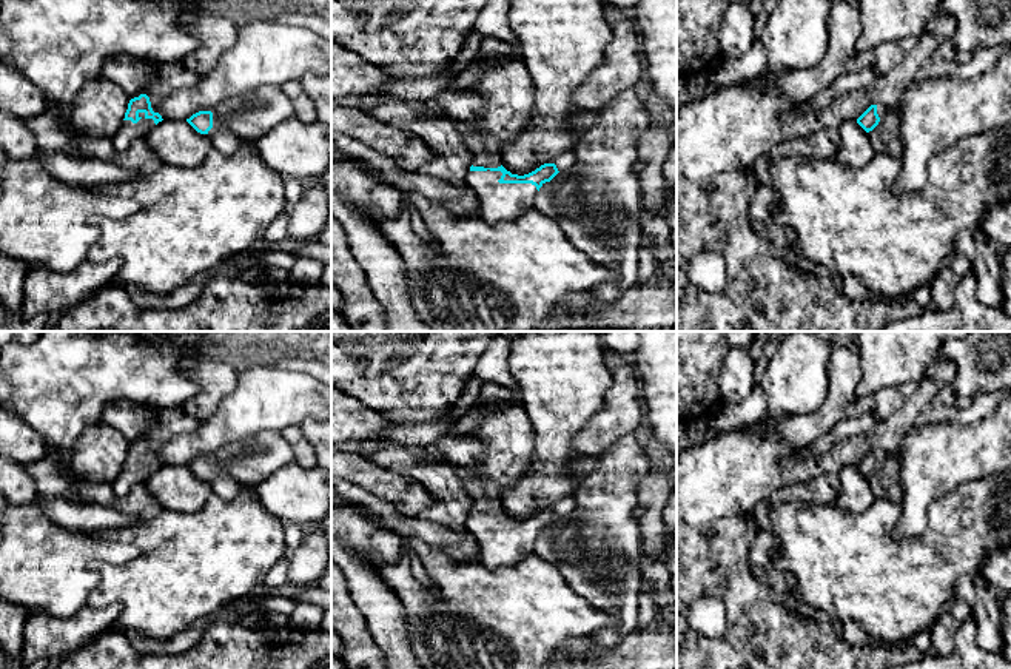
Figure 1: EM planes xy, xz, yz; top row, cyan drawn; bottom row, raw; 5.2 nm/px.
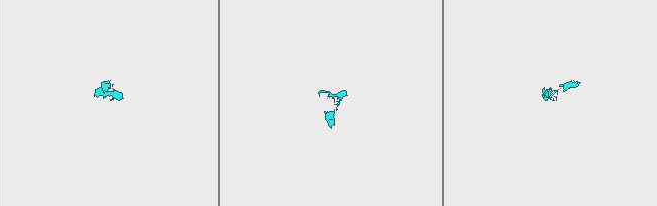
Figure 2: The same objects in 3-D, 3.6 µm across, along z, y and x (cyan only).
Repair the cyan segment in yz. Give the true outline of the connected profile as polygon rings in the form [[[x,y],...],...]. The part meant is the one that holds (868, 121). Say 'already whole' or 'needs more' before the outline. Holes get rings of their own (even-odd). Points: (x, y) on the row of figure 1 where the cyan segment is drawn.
needs more; [[[871,105],[858,119],[857,123],[866,131],[872,131],[878,122],[888,116],[891,108],[882,105]]]

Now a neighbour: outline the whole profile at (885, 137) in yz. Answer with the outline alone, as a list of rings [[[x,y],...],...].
[[[891,108],[888,116],[883,117],[872,131],[869,131],[869,139],[875,153],[900,157],[903,150],[900,140],[900,120],[900,109]]]

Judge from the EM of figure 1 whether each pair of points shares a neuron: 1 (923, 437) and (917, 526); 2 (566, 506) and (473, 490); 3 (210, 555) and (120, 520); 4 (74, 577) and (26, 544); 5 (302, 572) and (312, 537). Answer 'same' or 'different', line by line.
1: same
2: same
3: different
4: same
5: same

